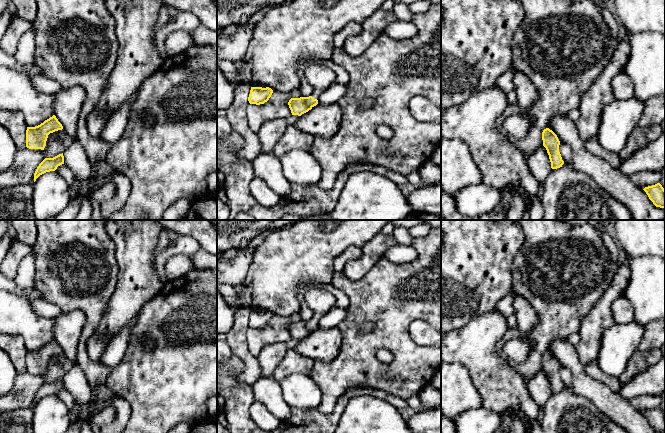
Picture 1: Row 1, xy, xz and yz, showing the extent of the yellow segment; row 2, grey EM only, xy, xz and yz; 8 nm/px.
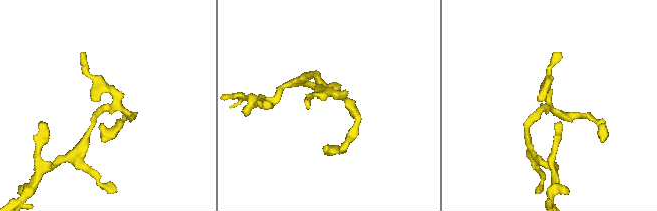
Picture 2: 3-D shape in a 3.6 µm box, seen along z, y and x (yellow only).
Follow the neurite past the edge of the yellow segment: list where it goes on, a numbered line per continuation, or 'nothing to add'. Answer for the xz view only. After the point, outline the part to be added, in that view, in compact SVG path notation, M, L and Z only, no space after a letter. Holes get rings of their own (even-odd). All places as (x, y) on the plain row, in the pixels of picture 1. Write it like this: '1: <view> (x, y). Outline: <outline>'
1: xz (320, 301). Outline: M310 285L304 289L304 298L314 313L311 320L317 324L325 314L336 307L336 298L334 295L326 290Z

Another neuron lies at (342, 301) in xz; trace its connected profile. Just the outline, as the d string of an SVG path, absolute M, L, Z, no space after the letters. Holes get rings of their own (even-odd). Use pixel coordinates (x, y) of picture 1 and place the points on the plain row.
M311 283L310 286L326 290L329 293L331 293L332 295L334 295L336 298L336 307L338 307L338 308L347 309L347 307L350 304L350 300L347 297L347 295L342 290L334 287L332 284L319 285L316 283Z

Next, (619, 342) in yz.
M634 321L627 324L614 323L606 329L596 359L601 371L619 378L634 352L639 349L644 332L645 326Z

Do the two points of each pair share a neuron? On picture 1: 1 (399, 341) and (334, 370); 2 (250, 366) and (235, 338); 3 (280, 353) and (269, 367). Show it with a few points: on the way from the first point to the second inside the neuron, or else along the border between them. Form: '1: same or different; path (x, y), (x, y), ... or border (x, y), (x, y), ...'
1: same; path (383, 341), (372, 341), (350, 363)
2: same; path (248, 359), (238, 345)
3: same; path (277, 356), (269, 364)

